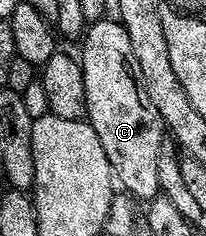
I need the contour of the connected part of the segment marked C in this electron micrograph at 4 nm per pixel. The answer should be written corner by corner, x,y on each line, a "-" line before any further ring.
107,20
90,22
81,38
87,104
85,119
93,131
97,131
101,147
105,147
114,180
118,184
120,181
136,202
150,203
160,196
157,159
165,139
165,126
161,115
157,115
157,107
149,103
140,86
133,46
129,44
129,31
125,31
122,21

